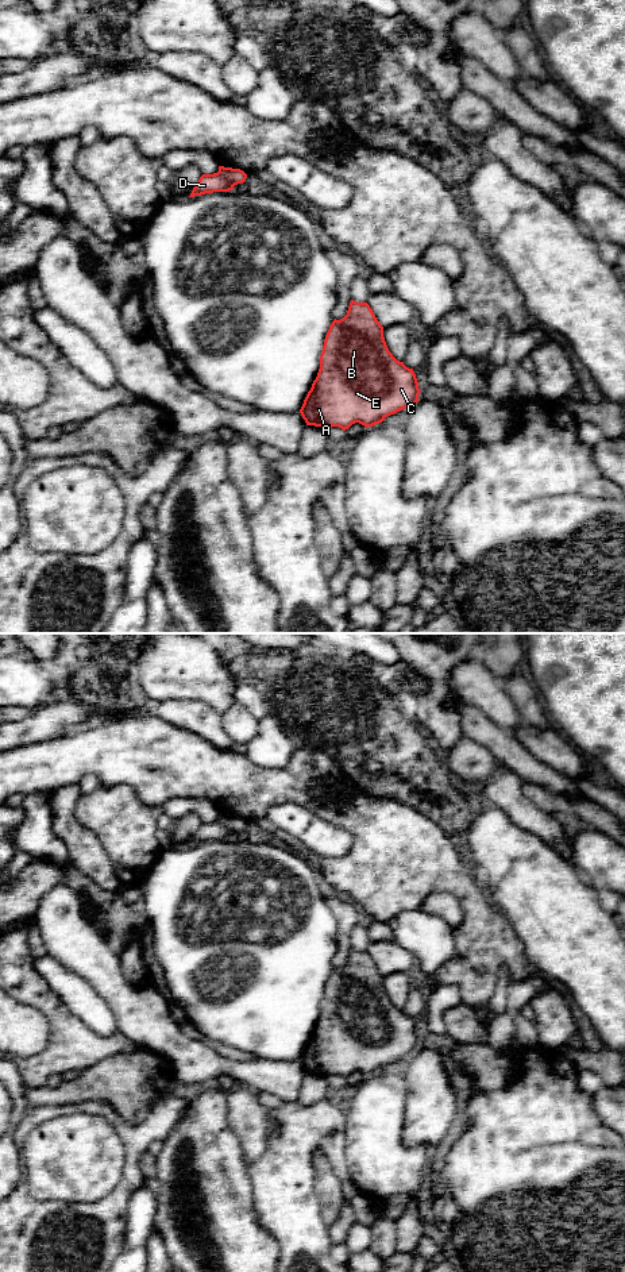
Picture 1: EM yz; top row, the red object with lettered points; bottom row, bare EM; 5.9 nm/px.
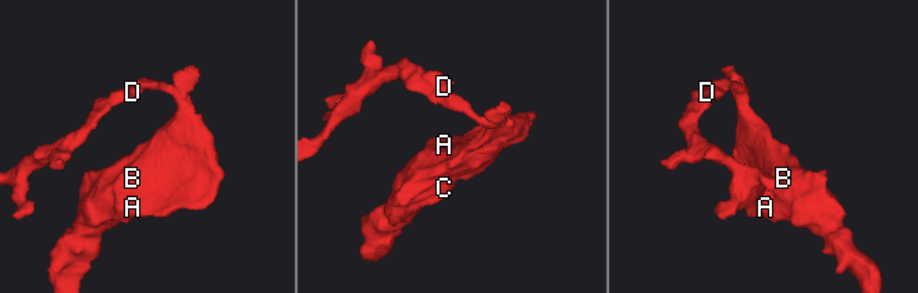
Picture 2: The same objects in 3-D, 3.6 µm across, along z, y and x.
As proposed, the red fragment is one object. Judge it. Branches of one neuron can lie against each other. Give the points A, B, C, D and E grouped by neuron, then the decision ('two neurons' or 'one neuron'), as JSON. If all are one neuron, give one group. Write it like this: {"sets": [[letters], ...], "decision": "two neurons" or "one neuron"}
{"sets": [["A", "B", "C", "E"], ["D"]], "decision": "two neurons"}

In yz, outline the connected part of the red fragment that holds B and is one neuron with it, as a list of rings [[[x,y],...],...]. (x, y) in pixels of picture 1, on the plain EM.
[[[351,948],[347,963],[340,968],[335,967],[329,974],[320,1003],[317,1025],[304,1048],[300,1061],[306,1074],[321,1075],[324,1078],[339,1075],[346,1079],[355,1071],[367,1076],[382,1071],[390,1063],[413,1055],[420,1049],[420,1041],[413,1017],[397,1009],[389,999],[383,986],[383,975],[377,968],[370,953]]]

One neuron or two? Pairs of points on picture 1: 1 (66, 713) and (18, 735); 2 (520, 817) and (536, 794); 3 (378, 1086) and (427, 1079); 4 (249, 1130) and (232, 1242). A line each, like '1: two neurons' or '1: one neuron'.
1: one neuron
2: two neurons
3: two neurons
4: two neurons

